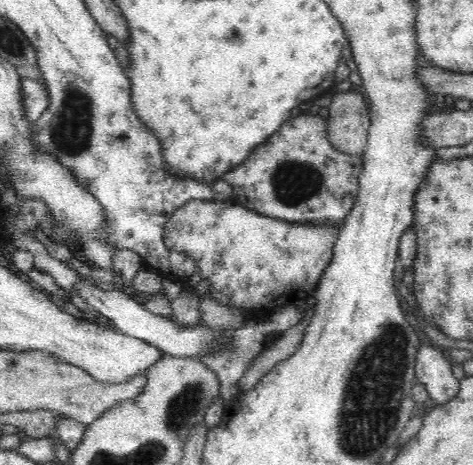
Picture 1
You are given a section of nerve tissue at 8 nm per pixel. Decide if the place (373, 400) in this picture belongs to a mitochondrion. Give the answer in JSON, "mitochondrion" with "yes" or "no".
{"mitochondrion":"yes"}

